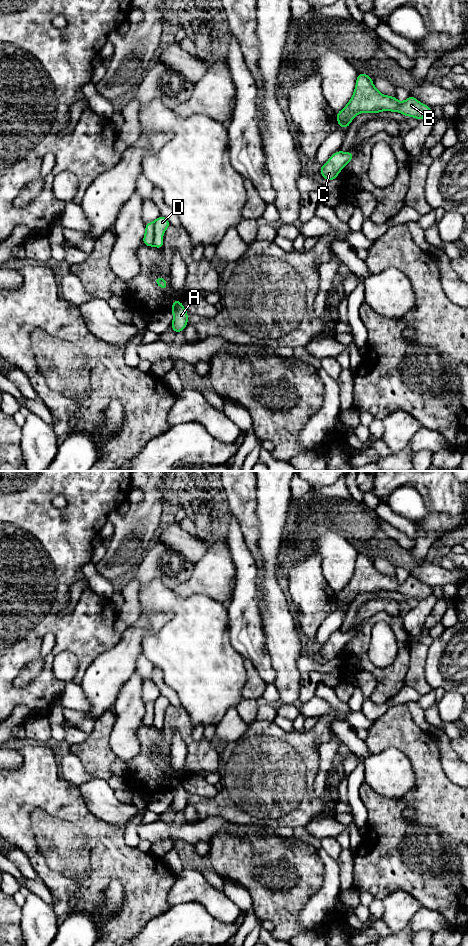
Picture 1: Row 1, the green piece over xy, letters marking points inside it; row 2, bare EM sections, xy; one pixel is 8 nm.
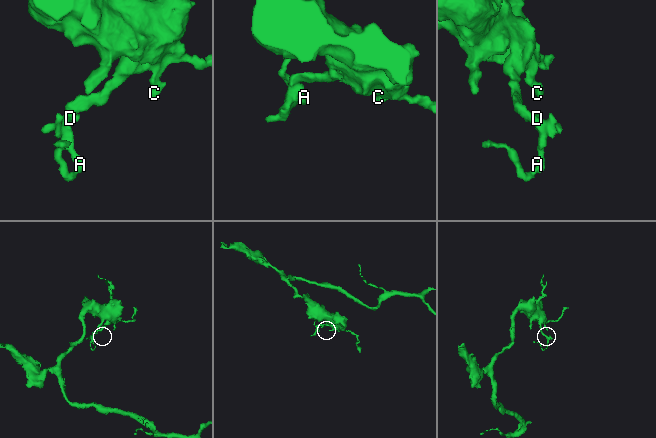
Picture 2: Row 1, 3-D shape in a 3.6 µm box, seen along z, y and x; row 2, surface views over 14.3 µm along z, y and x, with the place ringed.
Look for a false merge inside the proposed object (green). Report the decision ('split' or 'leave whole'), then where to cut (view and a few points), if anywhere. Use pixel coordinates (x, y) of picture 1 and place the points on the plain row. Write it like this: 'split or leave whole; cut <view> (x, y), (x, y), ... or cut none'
split; cut xy (154, 702), (152, 725)

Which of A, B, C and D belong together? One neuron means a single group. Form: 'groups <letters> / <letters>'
groups A D / B C

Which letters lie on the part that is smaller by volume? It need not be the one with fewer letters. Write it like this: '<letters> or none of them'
A, D

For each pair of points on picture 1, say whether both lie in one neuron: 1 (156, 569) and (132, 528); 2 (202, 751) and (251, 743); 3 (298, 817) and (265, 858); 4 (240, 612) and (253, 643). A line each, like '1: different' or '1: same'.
1: different
2: different
3: different
4: same

